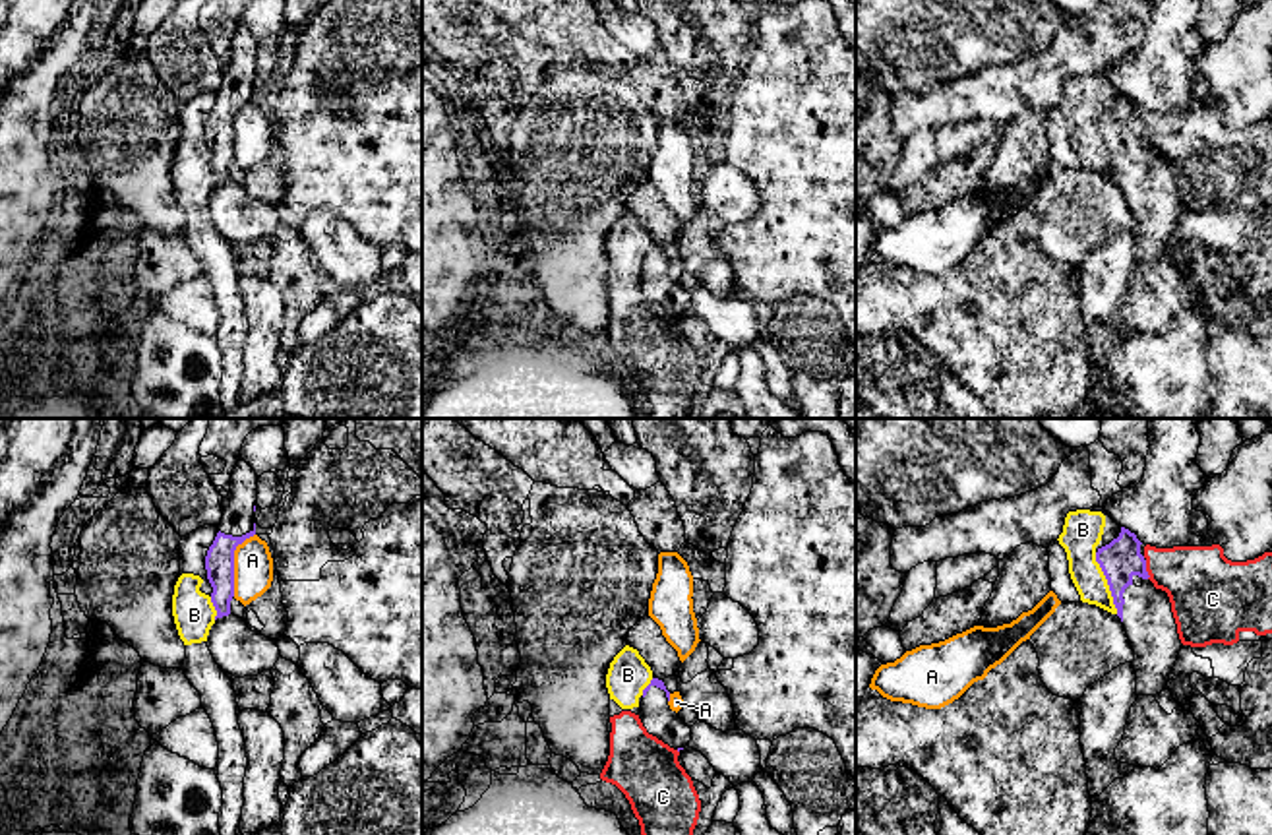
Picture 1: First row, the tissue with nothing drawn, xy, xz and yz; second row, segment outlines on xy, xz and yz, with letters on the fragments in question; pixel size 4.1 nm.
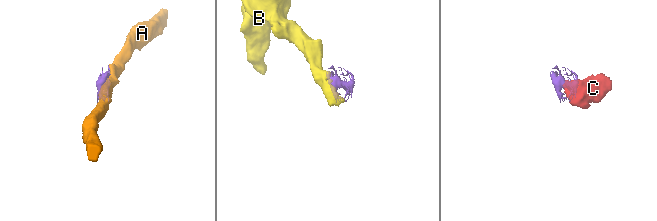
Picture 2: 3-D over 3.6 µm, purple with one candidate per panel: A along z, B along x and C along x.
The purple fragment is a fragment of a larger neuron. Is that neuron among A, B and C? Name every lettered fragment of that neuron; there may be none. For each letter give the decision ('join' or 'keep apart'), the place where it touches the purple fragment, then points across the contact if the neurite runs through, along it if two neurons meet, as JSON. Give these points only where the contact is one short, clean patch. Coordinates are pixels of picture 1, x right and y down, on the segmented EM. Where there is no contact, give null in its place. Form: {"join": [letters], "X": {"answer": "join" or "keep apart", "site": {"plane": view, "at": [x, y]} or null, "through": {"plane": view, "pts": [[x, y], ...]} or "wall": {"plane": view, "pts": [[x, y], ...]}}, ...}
{"join": [], "A": {"answer": "keep apart", "site": {"plane": "xy", "at": [233, 562]}}, "B": {"answer": "keep apart", "site": {"plane": "yz", "at": [1108, 584]}, "wall": {"plane": "yz", "pts": [[1094, 553], [1118, 613]]}}, "C": {"answer": "keep apart", "site": {"plane": "yz", "at": [1145, 570]}, "wall": {"plane": "yz", "pts": [[1145, 560], [1149, 578]]}}}

